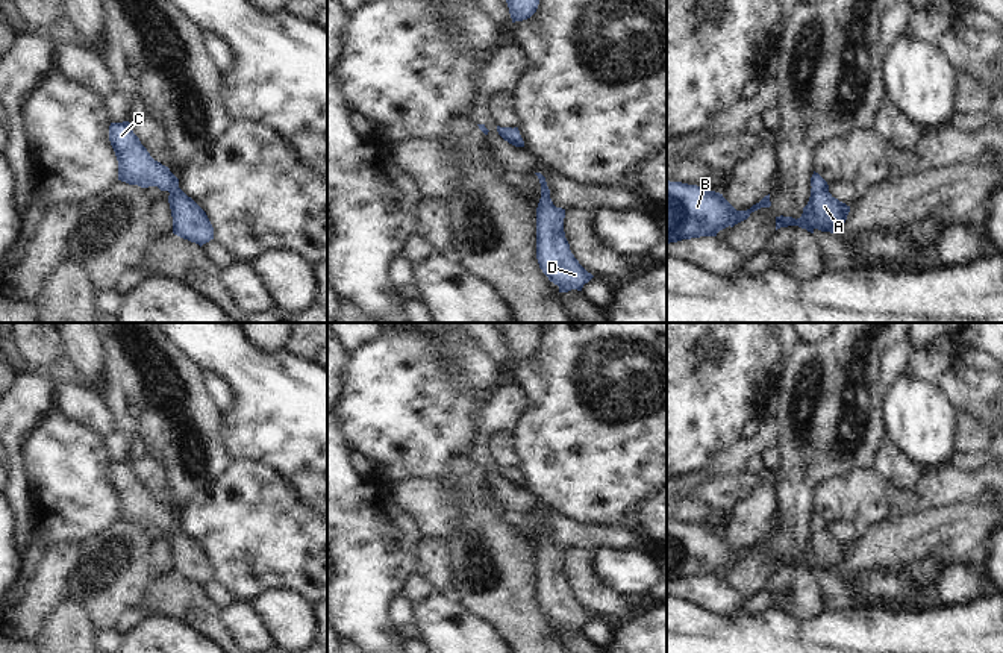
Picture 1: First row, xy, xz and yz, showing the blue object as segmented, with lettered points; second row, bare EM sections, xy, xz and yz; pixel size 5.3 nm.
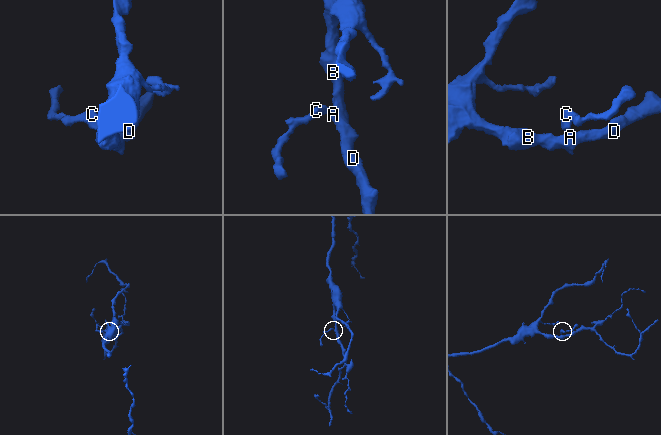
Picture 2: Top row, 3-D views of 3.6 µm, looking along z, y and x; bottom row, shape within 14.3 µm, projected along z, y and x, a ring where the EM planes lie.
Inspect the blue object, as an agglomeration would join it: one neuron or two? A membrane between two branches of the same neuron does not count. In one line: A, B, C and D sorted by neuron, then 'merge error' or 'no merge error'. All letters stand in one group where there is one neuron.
A B C D; no merge error

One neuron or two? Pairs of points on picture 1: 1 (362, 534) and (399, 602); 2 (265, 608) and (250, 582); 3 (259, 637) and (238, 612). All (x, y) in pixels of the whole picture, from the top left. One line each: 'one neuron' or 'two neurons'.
1: two neurons
2: two neurons
3: one neuron

